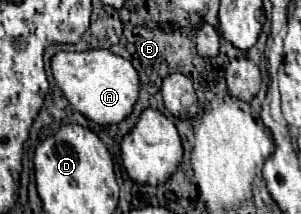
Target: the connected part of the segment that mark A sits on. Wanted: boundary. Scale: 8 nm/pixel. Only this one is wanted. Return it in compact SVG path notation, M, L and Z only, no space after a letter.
M90 49L90 51L60 51L50 59L54 79L68 103L80 111L84 117L100 123L120 123L134 107L140 91L138 73L130 61L120 55L110 53L108 49Z

